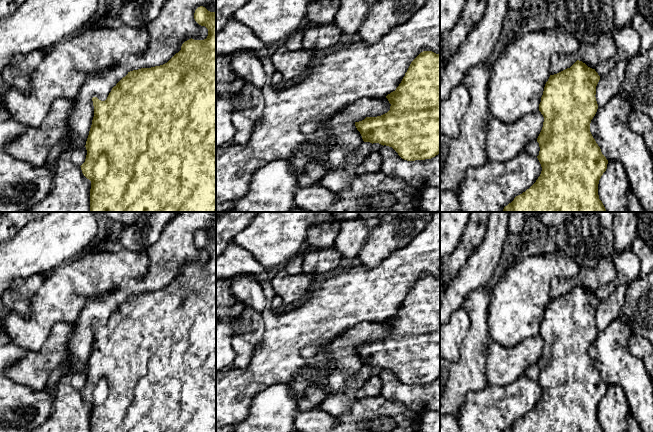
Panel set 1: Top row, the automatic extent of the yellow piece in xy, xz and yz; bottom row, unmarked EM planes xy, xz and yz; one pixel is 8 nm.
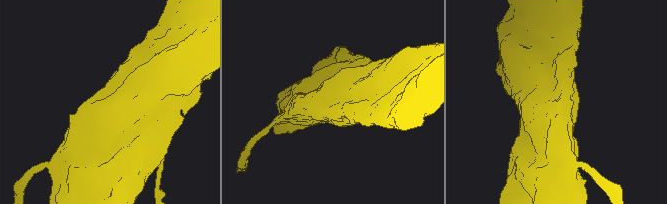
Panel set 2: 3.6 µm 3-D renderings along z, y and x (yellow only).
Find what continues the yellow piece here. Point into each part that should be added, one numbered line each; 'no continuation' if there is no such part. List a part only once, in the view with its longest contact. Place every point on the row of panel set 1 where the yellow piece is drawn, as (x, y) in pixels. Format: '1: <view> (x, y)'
no continuation

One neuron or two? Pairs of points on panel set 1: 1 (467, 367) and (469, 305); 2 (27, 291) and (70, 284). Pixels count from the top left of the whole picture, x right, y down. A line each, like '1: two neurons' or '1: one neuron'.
1: one neuron
2: two neurons

